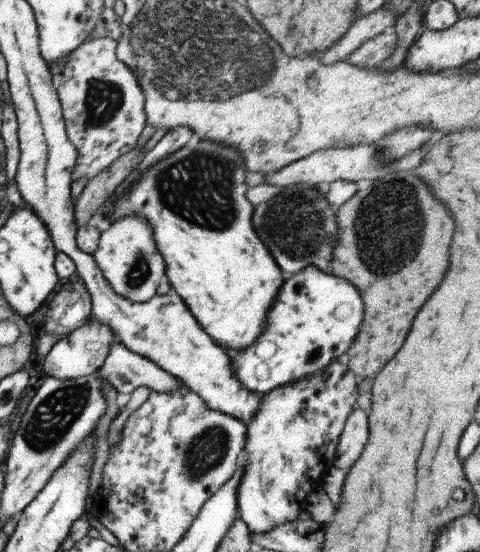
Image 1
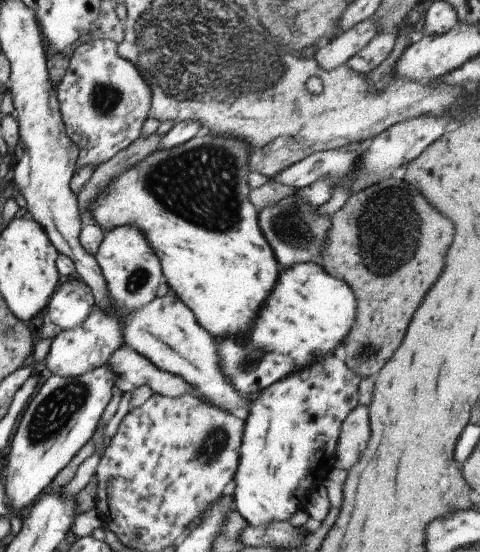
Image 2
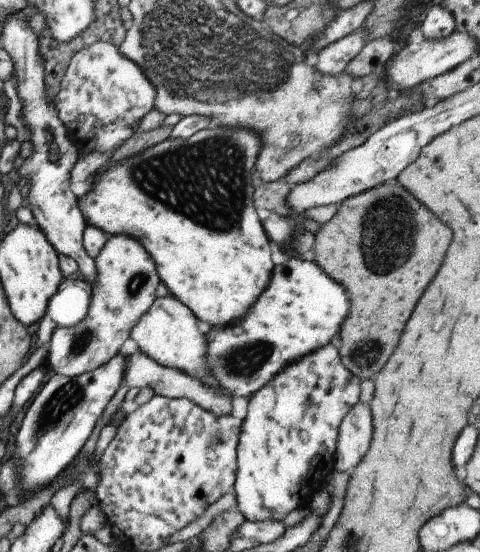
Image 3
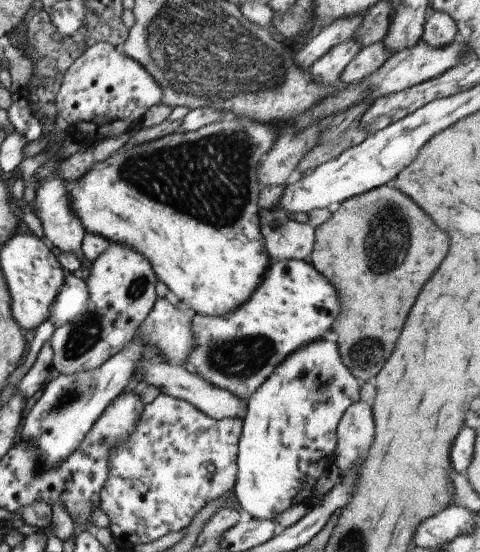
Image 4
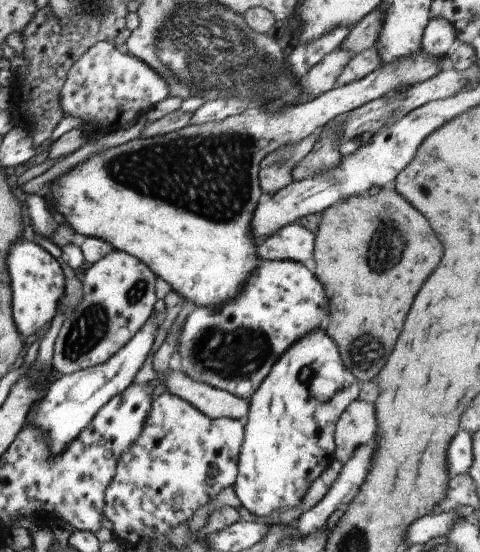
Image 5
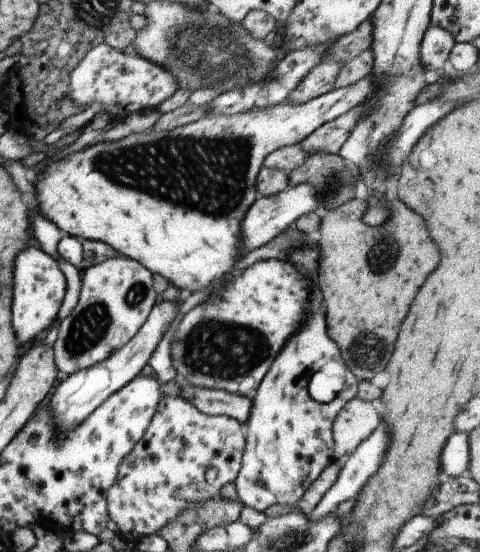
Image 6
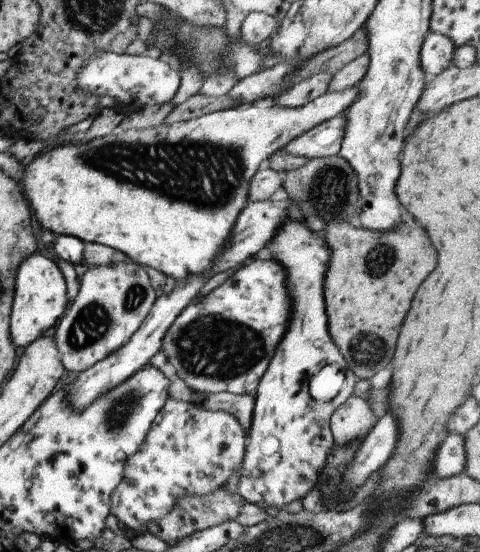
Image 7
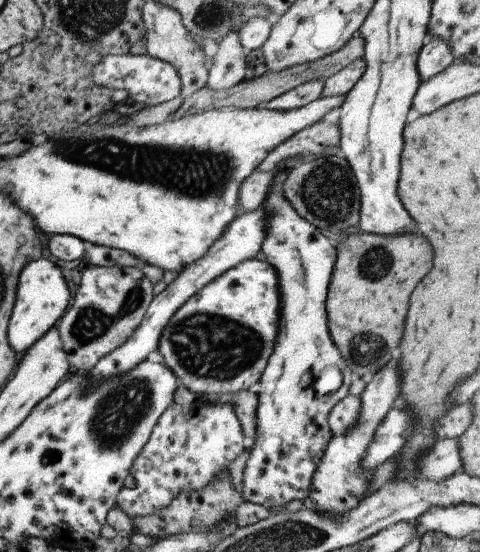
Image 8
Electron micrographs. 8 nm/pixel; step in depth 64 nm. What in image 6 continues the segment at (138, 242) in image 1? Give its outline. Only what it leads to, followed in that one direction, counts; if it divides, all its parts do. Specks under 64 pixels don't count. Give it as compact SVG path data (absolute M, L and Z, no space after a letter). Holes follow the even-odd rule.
M123 255L108 258L88 268L82 278L82 290L80 290L78 304L74 306L70 315L60 322L59 335L53 346L54 364L58 371L72 375L80 370L89 369L128 344L136 332L140 331L142 324L152 312L152 308L157 304L158 294L154 291L153 281L153 273L148 268Z

